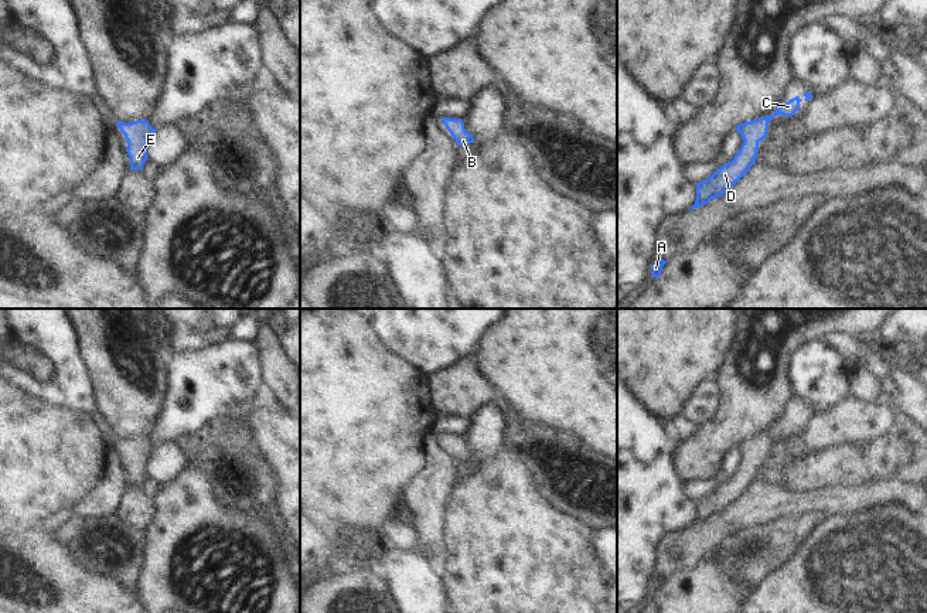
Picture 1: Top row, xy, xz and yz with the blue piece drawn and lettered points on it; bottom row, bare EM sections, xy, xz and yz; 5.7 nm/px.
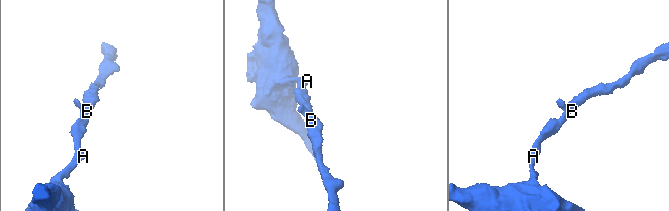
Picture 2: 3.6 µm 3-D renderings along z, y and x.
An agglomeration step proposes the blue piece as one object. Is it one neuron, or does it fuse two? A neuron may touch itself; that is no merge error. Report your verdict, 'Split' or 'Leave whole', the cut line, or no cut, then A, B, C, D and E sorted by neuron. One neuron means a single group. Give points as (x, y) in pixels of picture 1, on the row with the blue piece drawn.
Leave whole. No split. Groups: A B C D E

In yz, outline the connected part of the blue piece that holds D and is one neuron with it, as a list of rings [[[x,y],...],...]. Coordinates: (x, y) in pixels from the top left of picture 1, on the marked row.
[[[795,96],[788,102],[781,103],[781,106],[776,109],[773,115],[737,125],[736,130],[744,140],[739,153],[732,161],[718,168],[709,178],[696,184],[696,201],[688,211],[702,207],[710,200],[723,195],[742,177],[744,177],[750,167],[756,163],[759,143],[767,136],[768,122],[777,115],[795,115],[801,101],[802,99],[800,96]]]

